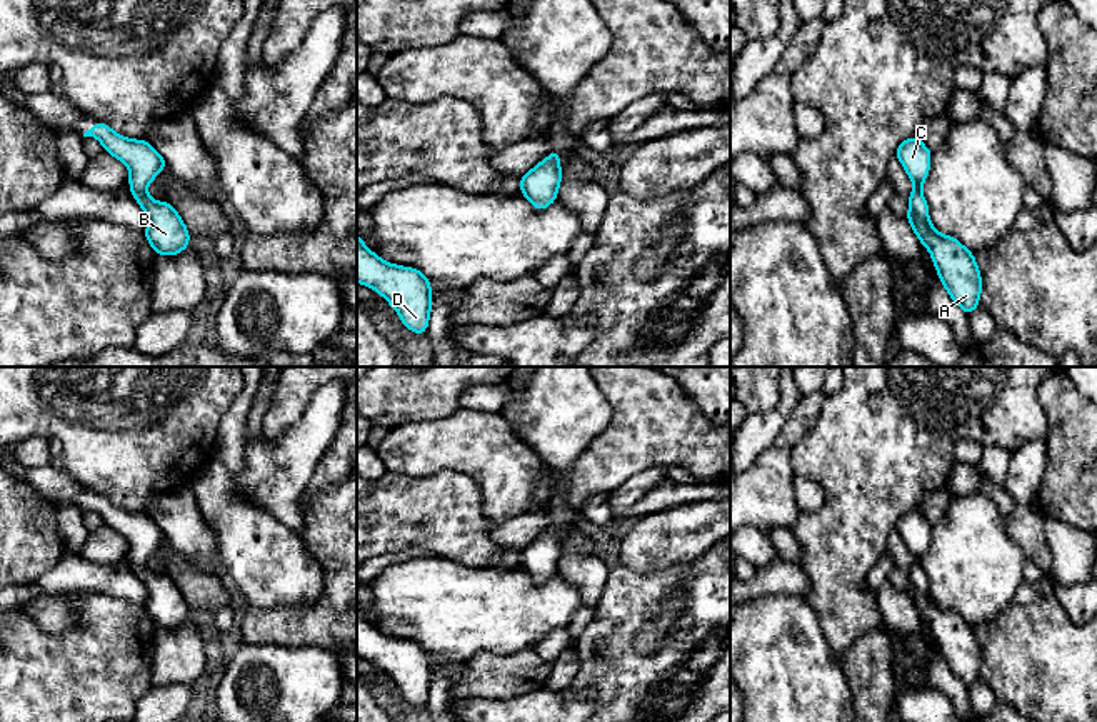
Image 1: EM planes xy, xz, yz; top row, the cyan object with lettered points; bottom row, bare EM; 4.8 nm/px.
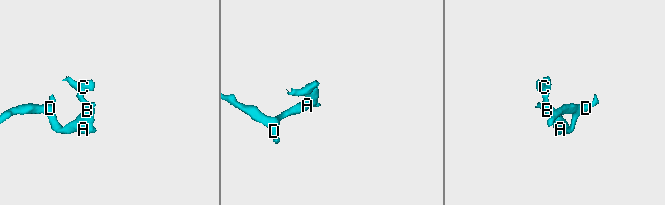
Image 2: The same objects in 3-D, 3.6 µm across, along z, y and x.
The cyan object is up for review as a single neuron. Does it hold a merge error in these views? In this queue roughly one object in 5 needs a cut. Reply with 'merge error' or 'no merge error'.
no merge error

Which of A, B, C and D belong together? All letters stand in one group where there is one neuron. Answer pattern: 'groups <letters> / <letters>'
groups A B C D

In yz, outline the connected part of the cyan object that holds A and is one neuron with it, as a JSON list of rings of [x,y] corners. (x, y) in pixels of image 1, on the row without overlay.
[[[912,510],[899,519],[894,530],[900,534],[914,555],[914,564],[909,570],[909,589],[905,592],[912,599],[920,617],[929,622],[939,652],[952,674],[965,687],[974,685],[979,682],[982,665],[982,652],[974,627],[957,612],[942,609],[932,600],[929,580],[922,569],[922,557],[930,544],[932,525],[919,510]]]

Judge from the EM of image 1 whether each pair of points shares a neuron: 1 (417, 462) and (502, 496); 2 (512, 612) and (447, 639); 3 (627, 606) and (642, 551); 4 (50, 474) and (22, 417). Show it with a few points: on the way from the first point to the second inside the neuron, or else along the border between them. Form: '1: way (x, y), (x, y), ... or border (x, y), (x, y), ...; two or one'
1: way (440, 459), (474, 459), (487, 472); one
2: way (495, 612), (474, 612), (464, 622); one
3: border (619, 562), (636, 571), (664, 571), (676, 566); two
4: border (60, 467), (92, 491); two

